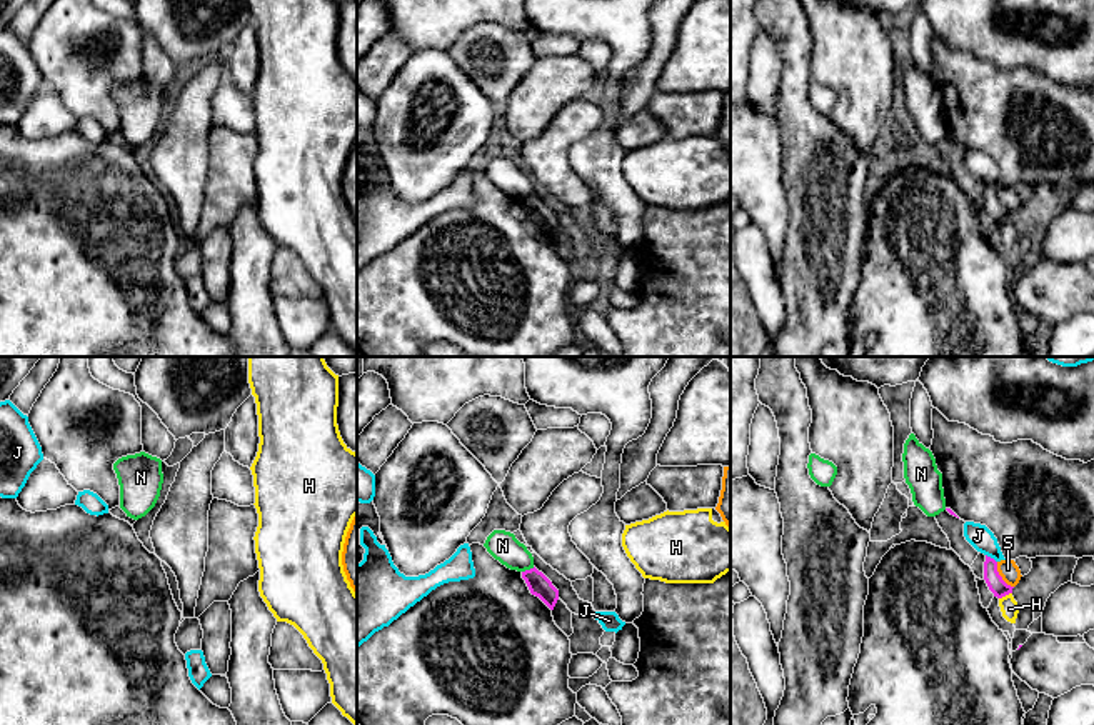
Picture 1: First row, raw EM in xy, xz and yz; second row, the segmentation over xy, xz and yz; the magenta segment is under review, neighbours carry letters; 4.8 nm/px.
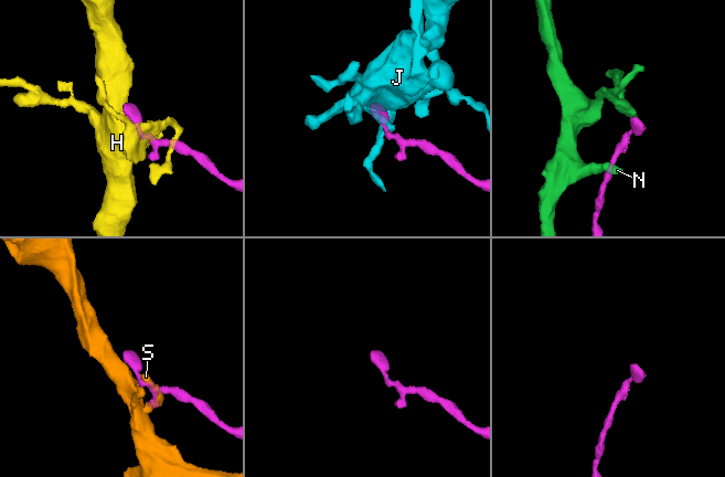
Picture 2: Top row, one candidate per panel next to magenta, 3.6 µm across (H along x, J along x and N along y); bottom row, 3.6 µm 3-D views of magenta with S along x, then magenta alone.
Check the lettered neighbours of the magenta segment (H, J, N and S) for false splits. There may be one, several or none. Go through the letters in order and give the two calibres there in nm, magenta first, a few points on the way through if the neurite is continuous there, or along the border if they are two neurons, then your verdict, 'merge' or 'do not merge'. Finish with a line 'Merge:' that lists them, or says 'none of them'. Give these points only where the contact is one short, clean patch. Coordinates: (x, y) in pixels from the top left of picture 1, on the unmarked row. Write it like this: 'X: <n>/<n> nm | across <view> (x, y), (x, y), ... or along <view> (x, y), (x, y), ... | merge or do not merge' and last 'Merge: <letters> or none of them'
H: 80/90 nm | along yz (1011, 219), (999, 225) | do not merge
J: 80/110 nm | along yz (986, 180), (996, 189) | do not merge
N: 110/150 nm | along xz (534, 194), (522, 199) | do not merge
S: 80/90 nm | along yz (996, 189), (998, 200), (1013, 214) | do not merge
Merge: none of them

